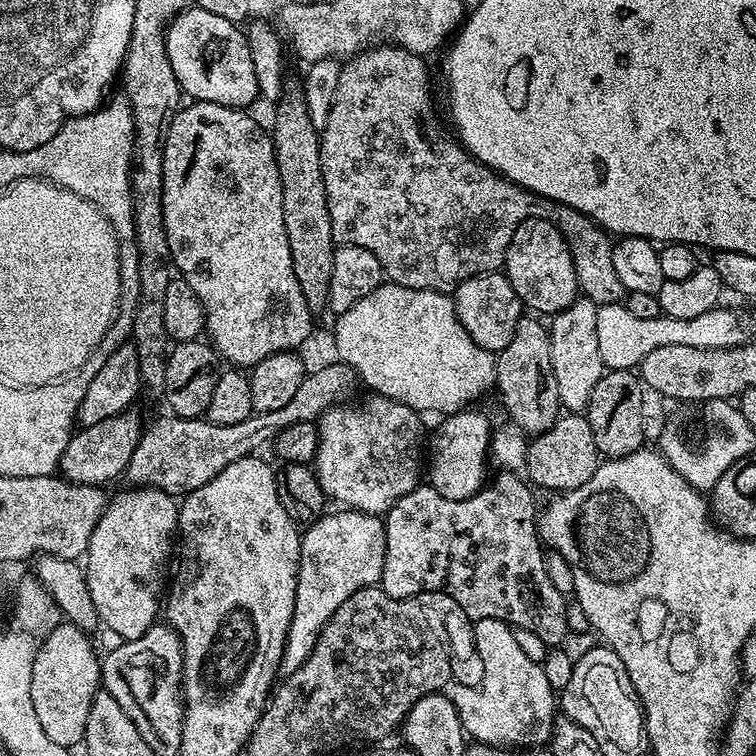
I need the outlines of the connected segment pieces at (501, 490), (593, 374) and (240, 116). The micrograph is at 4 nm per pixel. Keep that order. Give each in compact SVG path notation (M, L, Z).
M516 475L513 480L500 480L500 484L489 483L481 488L480 500L472 496L464 501L450 501L431 486L418 486L410 494L398 498L384 520L384 593L395 600L410 600L419 597L419 592L441 592L469 616L469 621L482 618L504 620L513 629L525 628L533 632L547 646L563 645L565 636L570 632L568 604L556 589L548 573L548 564L544 561L545 549L538 531L538 507L531 491L533 489Z
M577 298L566 310L551 317L550 366L554 366L554 378L558 382L558 398L569 413L580 414L587 409L590 394L605 374L602 354L598 351L598 314L597 305L590 300Z
M197 100L188 102L181 107L168 127L168 137L164 139L164 161L162 174L164 175L164 193L162 194L162 214L164 215L164 232L166 242L169 243L169 254L175 271L194 290L194 294L204 307L204 327L207 339L213 348L229 365L240 370L251 370L258 362L270 358L270 354L290 352L299 349L307 336L314 329L314 312L308 308L306 298L294 276L291 261L290 245L287 242L285 223L282 222L282 182L278 178L278 162L274 154L272 137L267 131L260 129L260 124L247 111L222 106L214 102Z

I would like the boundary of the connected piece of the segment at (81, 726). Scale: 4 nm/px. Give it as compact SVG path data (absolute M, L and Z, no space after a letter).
M61 622L40 644L31 668L30 698L38 722L50 739L63 748L73 749L83 741L90 706L102 682L101 661L88 639L89 635L80 628Z

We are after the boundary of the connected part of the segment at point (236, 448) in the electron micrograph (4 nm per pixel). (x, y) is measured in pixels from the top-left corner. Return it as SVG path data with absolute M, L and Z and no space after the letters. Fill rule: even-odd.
M339 362L328 366L326 370L305 375L302 386L298 386L294 398L290 398L290 402L286 402L286 406L269 412L253 411L250 418L246 418L242 422L234 422L234 426L218 426L206 418L191 420L181 416L163 414L164 416L158 417L149 428L147 425L141 431L138 446L128 463L126 480L129 480L129 485L132 486L151 486L169 494L193 492L198 486L206 486L206 482L210 482L210 478L214 478L214 474L226 470L226 466L230 466L230 462L238 462L238 458L246 458L259 453L261 451L259 448L263 444L271 445L275 441L276 435L282 430L295 424L312 424L319 421L329 408L335 408L345 403L349 399L348 395L355 390L356 384L358 388L358 377L354 369L349 364Z

